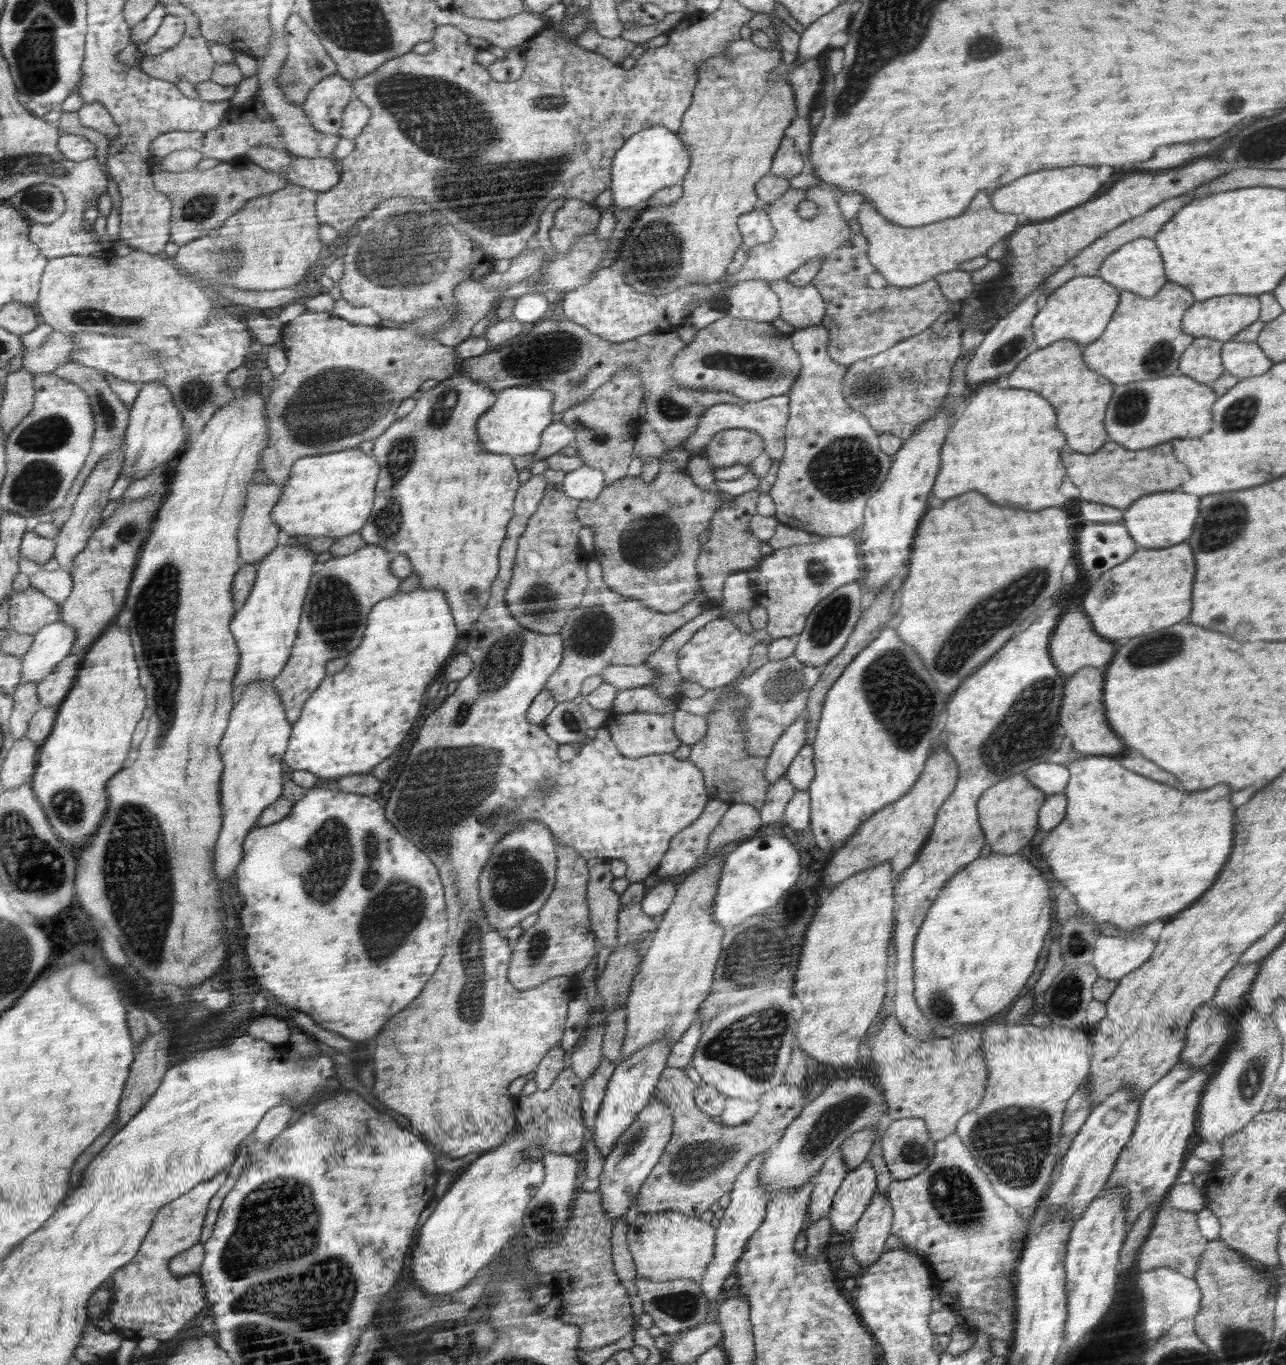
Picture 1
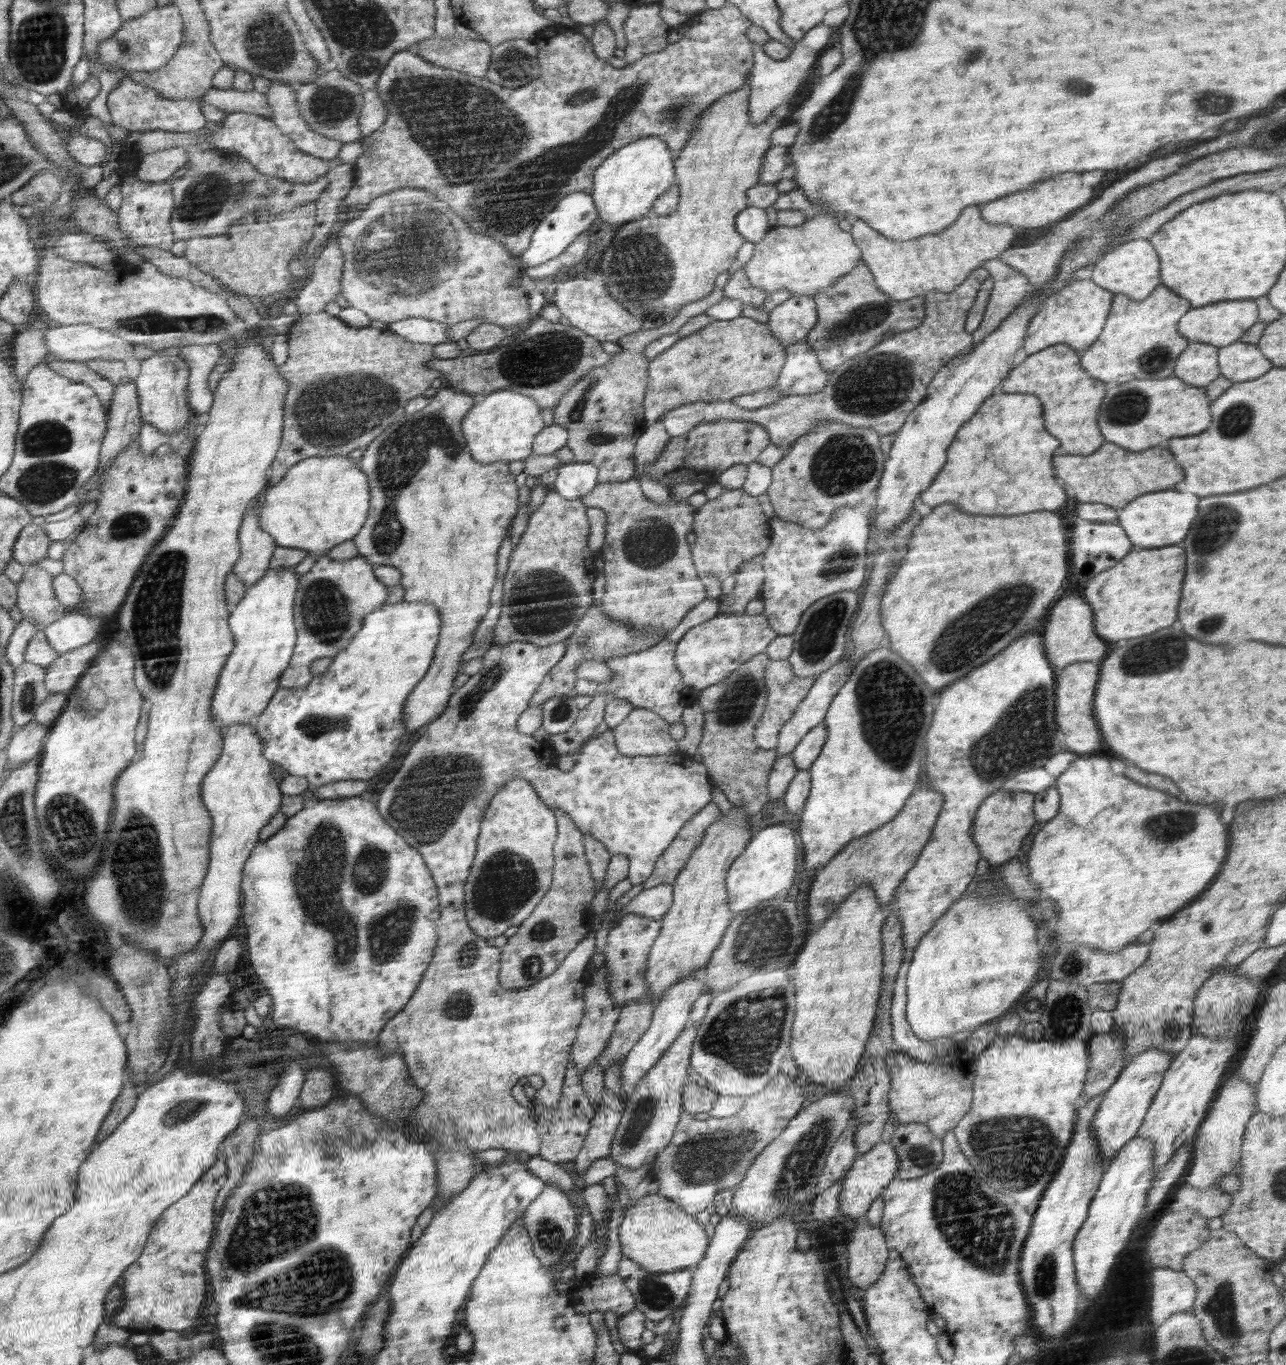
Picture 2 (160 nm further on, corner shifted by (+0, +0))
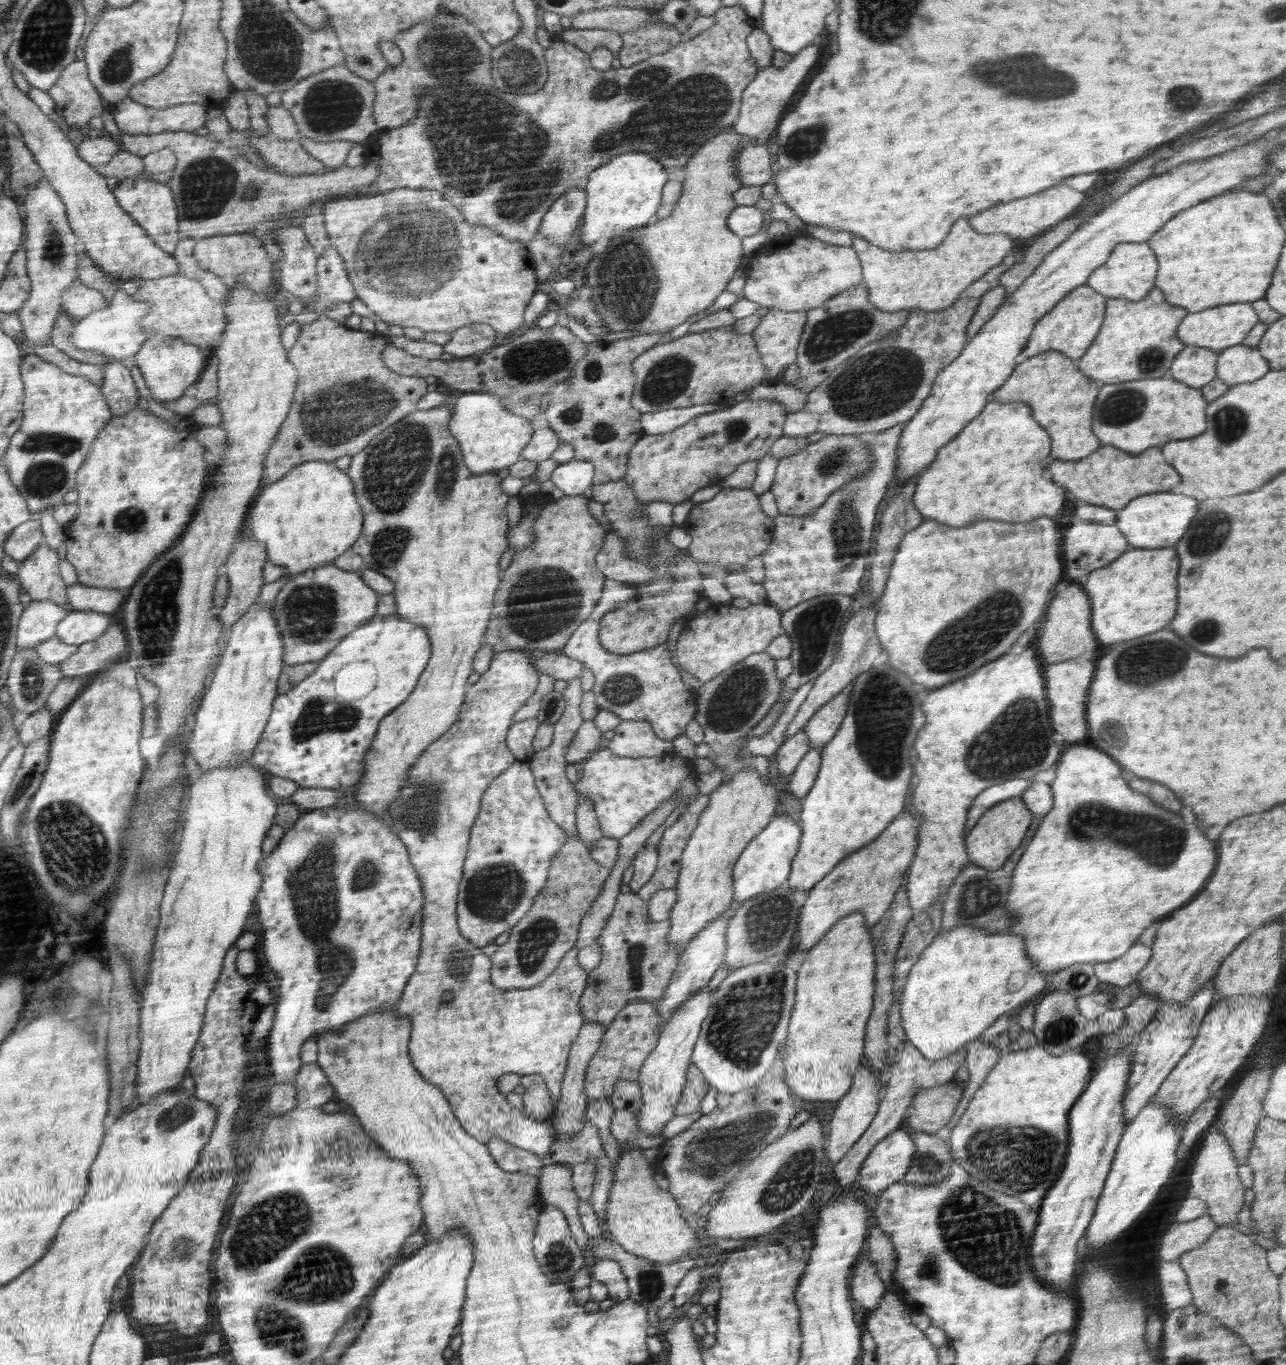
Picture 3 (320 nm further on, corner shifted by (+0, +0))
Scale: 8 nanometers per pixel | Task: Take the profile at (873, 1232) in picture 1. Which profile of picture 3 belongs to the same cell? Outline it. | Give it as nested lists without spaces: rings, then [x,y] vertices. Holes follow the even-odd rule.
[[[868,1254],[860,1259],[860,1264],[854,1269],[851,1289],[852,1298],[856,1300],[858,1307],[867,1312],[875,1310],[885,1294],[884,1283],[878,1278],[876,1264],[872,1264]]]

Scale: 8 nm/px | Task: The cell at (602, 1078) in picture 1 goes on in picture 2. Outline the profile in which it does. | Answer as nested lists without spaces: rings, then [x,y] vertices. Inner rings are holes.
[[[605,1085],[603,1098],[595,1109],[595,1117],[592,1118],[590,1130],[575,1158],[578,1174],[576,1176],[582,1177],[595,1160],[610,1158],[613,1136],[618,1130],[624,1109],[625,1102],[614,1096]]]

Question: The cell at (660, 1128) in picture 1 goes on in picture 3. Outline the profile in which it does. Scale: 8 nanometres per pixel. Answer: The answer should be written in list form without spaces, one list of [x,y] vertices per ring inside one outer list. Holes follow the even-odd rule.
[[[706,984],[695,992],[694,998],[680,1005],[665,1022],[657,1046],[641,1067],[637,1083],[641,1088],[643,1106],[639,1108],[637,1114],[634,1114],[634,1118],[639,1124],[639,1129],[647,1135],[661,1135],[666,1123],[675,1116],[675,1106],[682,1102],[683,1088],[688,1085],[687,1071],[693,1063],[691,1054],[704,1019],[707,1018],[708,1011],[714,1003],[713,995]]]

